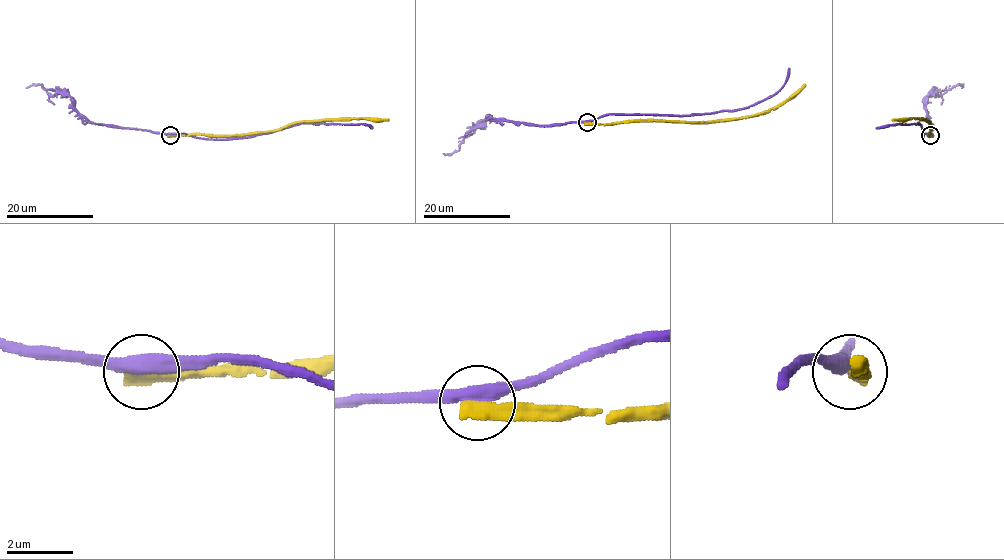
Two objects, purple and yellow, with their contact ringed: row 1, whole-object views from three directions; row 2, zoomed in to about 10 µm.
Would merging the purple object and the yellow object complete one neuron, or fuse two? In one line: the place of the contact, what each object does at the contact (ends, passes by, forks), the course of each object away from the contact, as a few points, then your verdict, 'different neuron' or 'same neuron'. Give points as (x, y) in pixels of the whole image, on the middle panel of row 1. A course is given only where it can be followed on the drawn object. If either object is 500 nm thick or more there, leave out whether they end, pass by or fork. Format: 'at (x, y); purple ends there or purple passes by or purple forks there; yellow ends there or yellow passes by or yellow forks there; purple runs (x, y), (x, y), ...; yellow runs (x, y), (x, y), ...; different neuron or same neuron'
at (587, 122); purple passes by; yellow ends there; purple runs (587, 123), (609, 114), (701, 115), (745, 108), (772, 96), (783, 86), (789, 68); yellow runs (587, 123), (745, 118), (778, 107), (806, 84); different neuron

